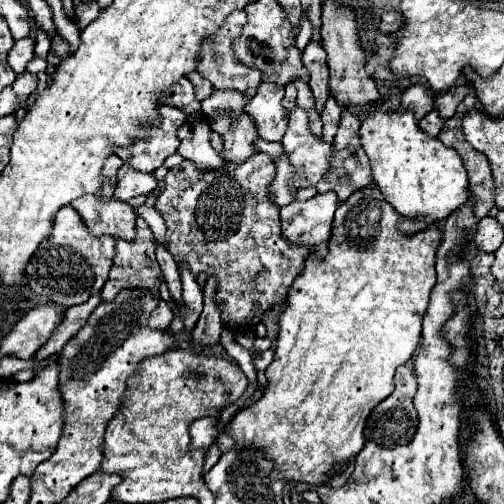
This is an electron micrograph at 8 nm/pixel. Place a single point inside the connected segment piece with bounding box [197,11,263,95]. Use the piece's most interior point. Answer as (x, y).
(218, 64)

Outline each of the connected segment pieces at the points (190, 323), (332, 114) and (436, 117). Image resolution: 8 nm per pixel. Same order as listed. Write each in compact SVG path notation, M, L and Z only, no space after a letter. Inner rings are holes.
M179 261L179 273L181 273L181 281L183 281L183 303L189 307L189 315L185 319L185 327L189 331L193 331L199 313L203 309L203 293L195 281L195 275L189 271L187 263Z
M329 95L325 109L321 111L321 119L323 119L323 137L325 141L333 141L337 127L339 127L339 119L341 119L341 107L337 105L337 101Z
M431 111L431 113L427 113L421 121L419 121L419 127L427 133L427 135L433 135L433 137L437 137L439 135L439 131L441 131L441 127L443 127L443 119L441 119L441 115L439 115L439 111Z

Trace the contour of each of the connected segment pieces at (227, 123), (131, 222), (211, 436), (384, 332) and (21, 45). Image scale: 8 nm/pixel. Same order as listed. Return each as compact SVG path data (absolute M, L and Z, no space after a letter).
M241 113L239 117L233 117L233 115L215 117L211 121L211 129L221 133L223 141L225 141L225 147L221 151L223 161L241 163L249 155L255 153L251 143L253 143L253 139L257 135L257 129L255 129L253 121L249 119L249 115Z
M81 195L71 207L83 217L93 235L111 235L121 239L133 239L135 235L135 211L119 199L103 199L99 195Z
M201 417L201 419L191 423L189 431L191 431L191 447L193 449L207 449L207 447L211 447L211 443L217 437L215 421L217 419L213 419L213 417Z
M375 183L363 187L361 191L355 191L347 201L339 203L337 211L335 211L335 221L333 221L333 229L331 229L331 239L329 239L329 251L325 257L311 253L309 259L305 261L305 269L303 273L295 279L289 297L287 297L287 309L279 319L279 335L277 335L277 343L275 343L275 359L273 363L267 367L265 375L267 375L267 387L263 397L253 403L247 409L241 409L225 427L233 437L235 437L235 445L241 447L243 443L249 443L257 449L263 449L265 455L269 459L275 461L277 465L277 479L285 479L285 481L301 481L301 483L311 483L311 485L321 485L325 483L329 477L325 475L331 465L335 461L339 463L347 463L349 459L353 459L361 447L365 445L365 435L363 435L363 427L365 421L369 417L369 413L373 411L373 407L377 407L377 403L381 403L395 387L393 387L393 375L395 369L403 363L407 363L413 355L413 351L419 345L421 339L421 321L429 303L429 293L435 285L435 253L437 247L443 241L443 231L439 225L427 225L423 231L413 233L413 235L405 235L399 231L399 221L401 215L393 209L393 205L389 201L385 201L385 197L381 195L379 187L375 187Z
M23 37L23 39L15 41L15 45L13 45L13 49L9 51L9 57L7 57L7 61L9 61L9 65L13 67L15 73L23 73L25 71L27 63L35 57L33 49L35 49L33 37Z

